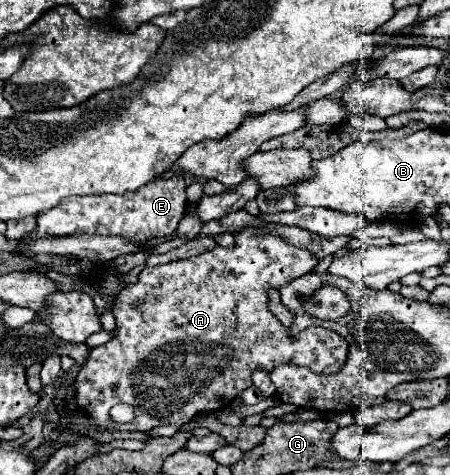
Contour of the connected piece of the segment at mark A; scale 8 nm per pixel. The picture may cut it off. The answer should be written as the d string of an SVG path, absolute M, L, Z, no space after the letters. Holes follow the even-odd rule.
M243 229L235 239L237 245L233 249L215 247L197 257L145 267L139 273L139 281L119 293L113 309L117 327L111 341L91 349L73 381L75 405L93 419L99 431L149 431L161 425L189 423L199 413L221 411L253 385L251 375L255 369L271 373L283 363L293 363L319 375L341 371L339 367L345 365L347 355L287 355L287 327L267 309L269 287L287 285L295 277L313 271L319 261L305 249L293 247L279 237L257 235L251 229ZM135 299L143 299L143 307L131 309L129 305L135 305ZM117 403L135 407L135 419L131 423L119 425L109 419L109 411Z

